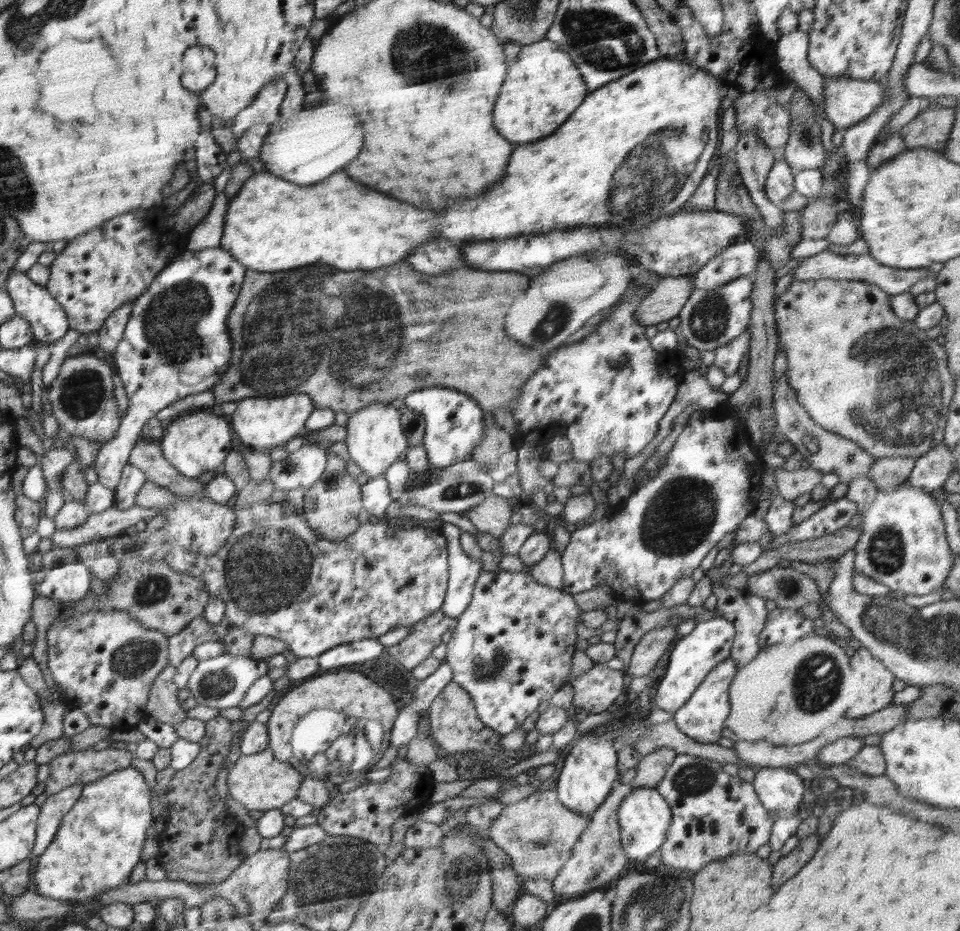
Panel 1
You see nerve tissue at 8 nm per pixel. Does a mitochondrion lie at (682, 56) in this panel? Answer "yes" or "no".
no

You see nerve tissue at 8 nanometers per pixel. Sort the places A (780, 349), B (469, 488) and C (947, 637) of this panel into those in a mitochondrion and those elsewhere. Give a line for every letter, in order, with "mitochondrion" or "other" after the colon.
A: other
B: mitochondrion
C: mitochondrion

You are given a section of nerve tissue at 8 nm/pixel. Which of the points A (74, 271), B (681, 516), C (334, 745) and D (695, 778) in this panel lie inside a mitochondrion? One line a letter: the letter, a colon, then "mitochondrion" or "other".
A: other
B: mitochondrion
C: mitochondrion
D: mitochondrion

